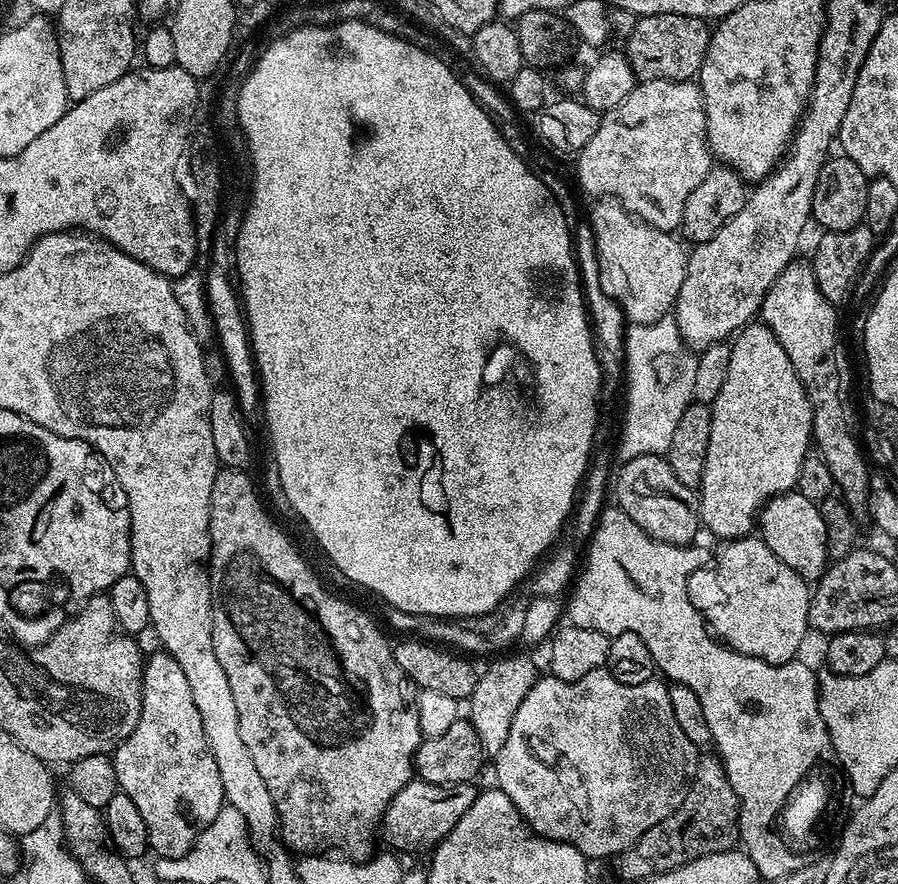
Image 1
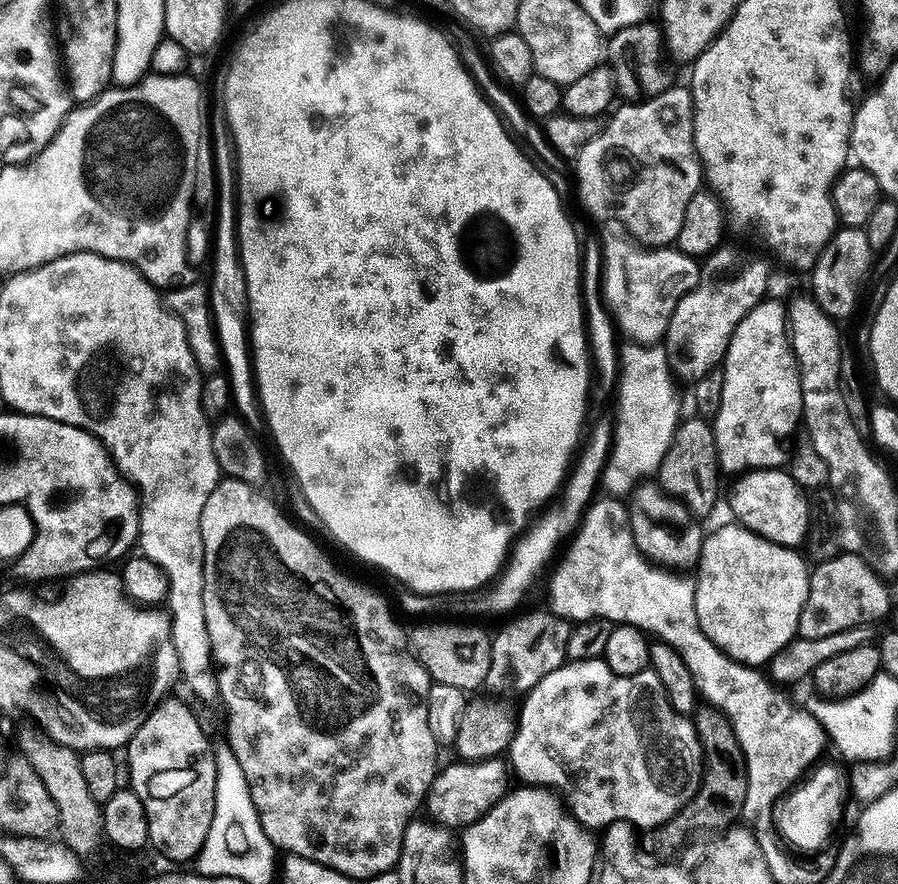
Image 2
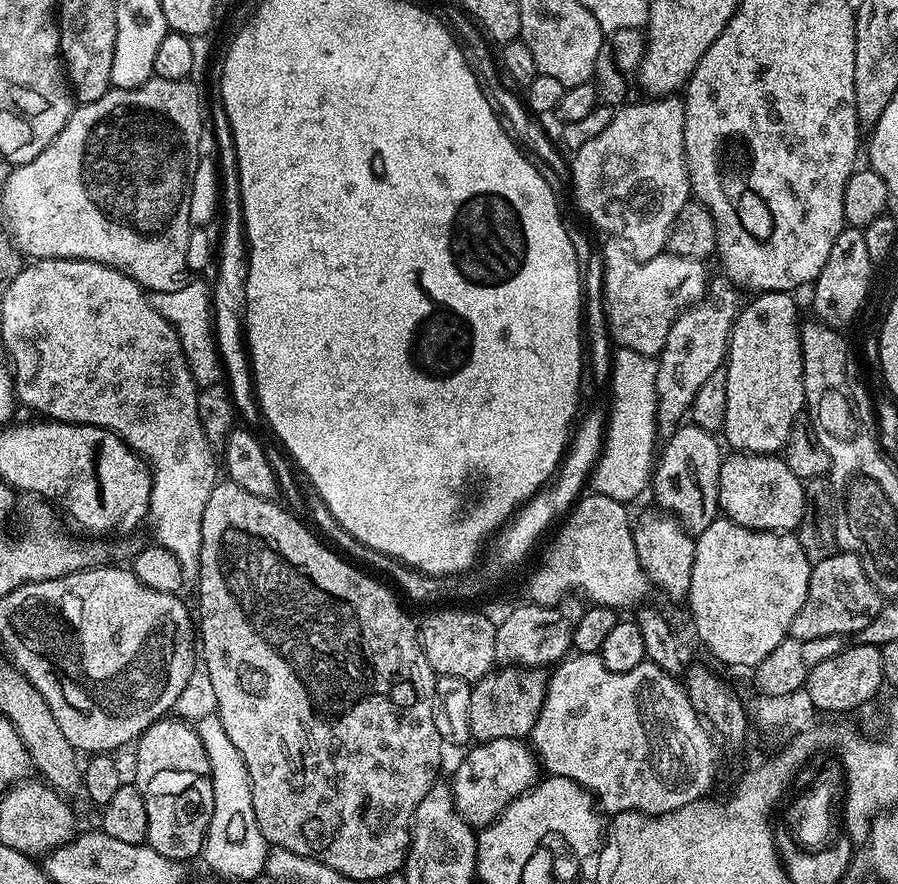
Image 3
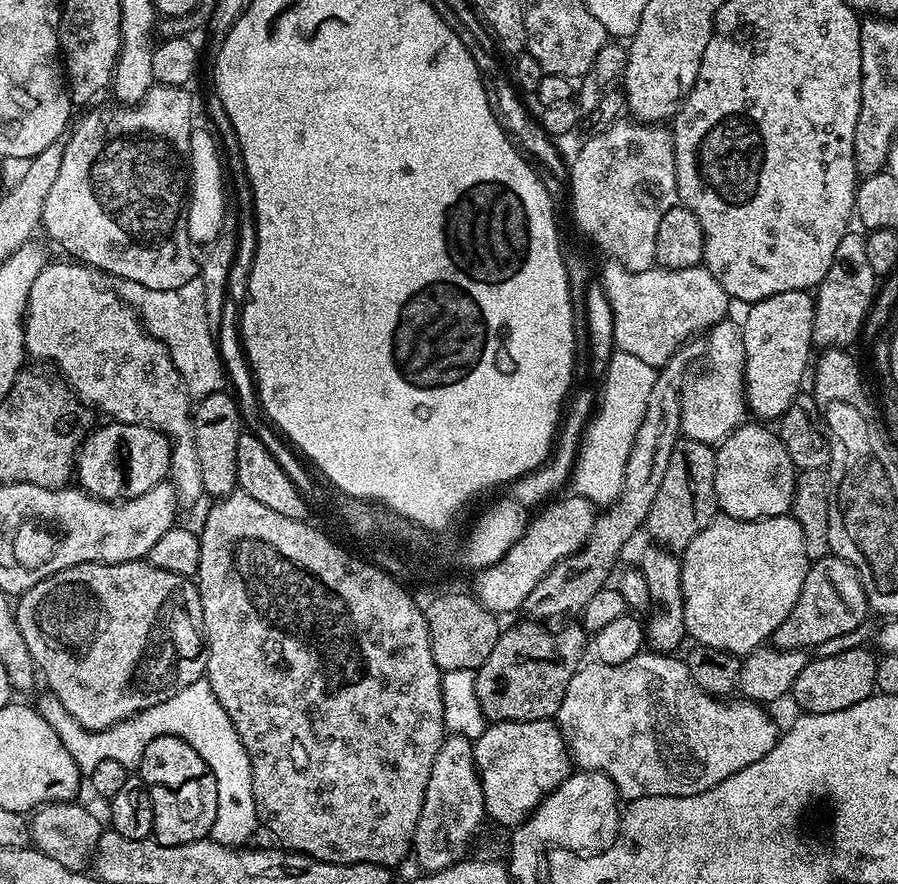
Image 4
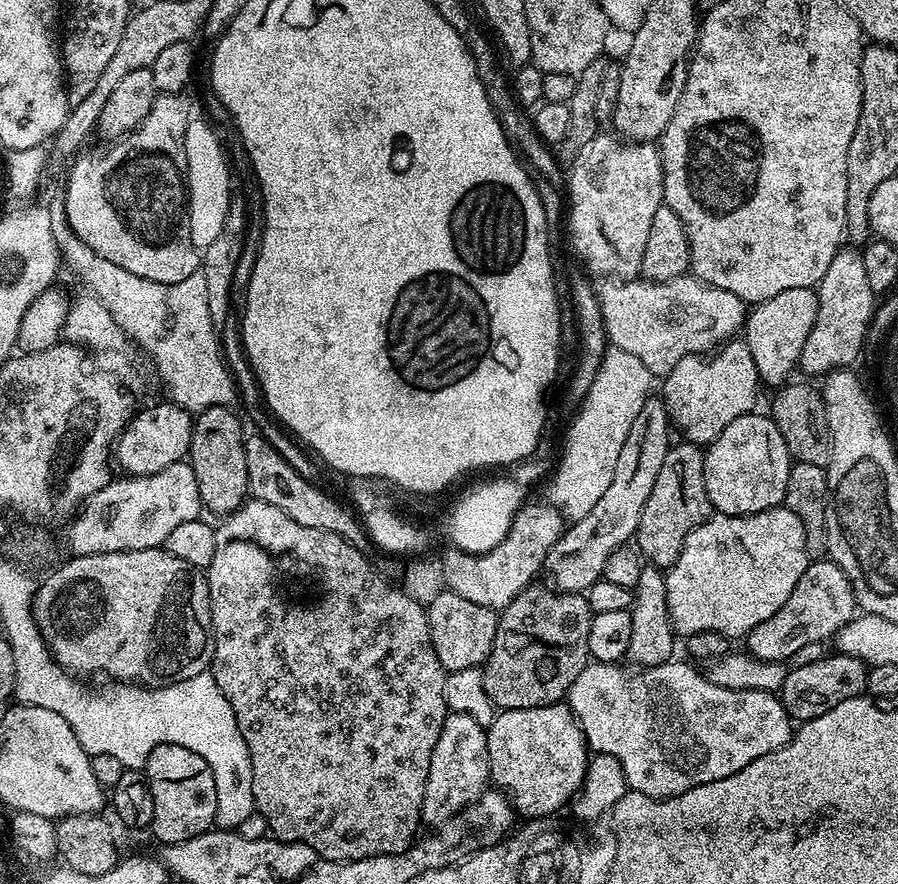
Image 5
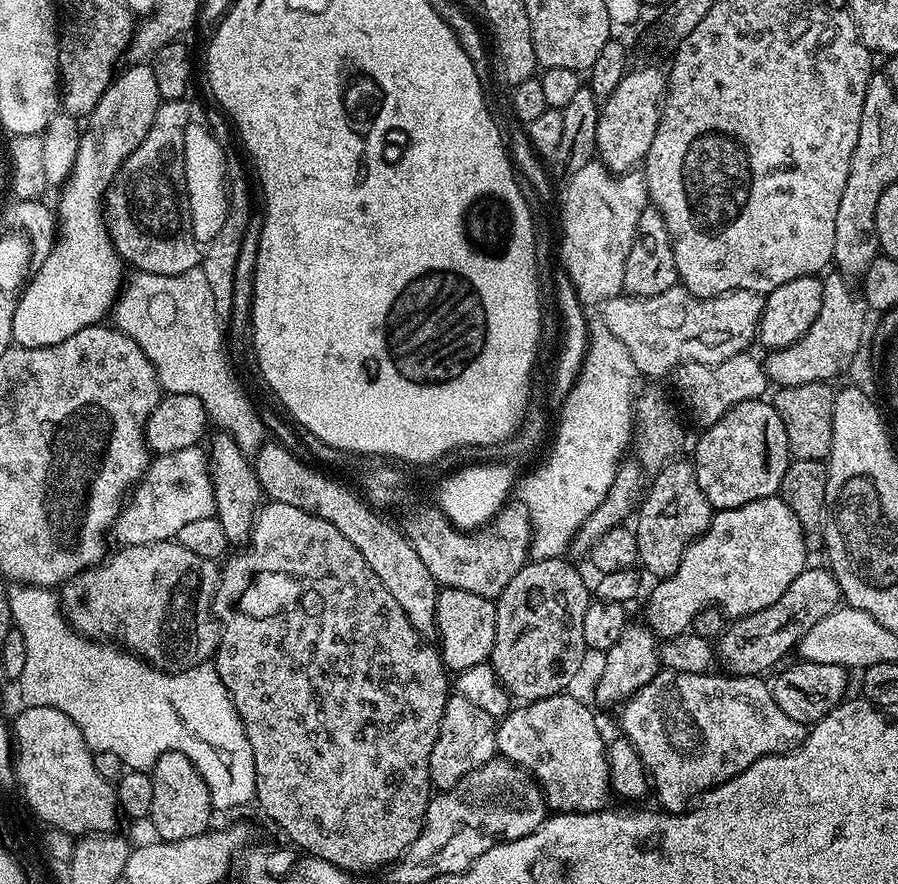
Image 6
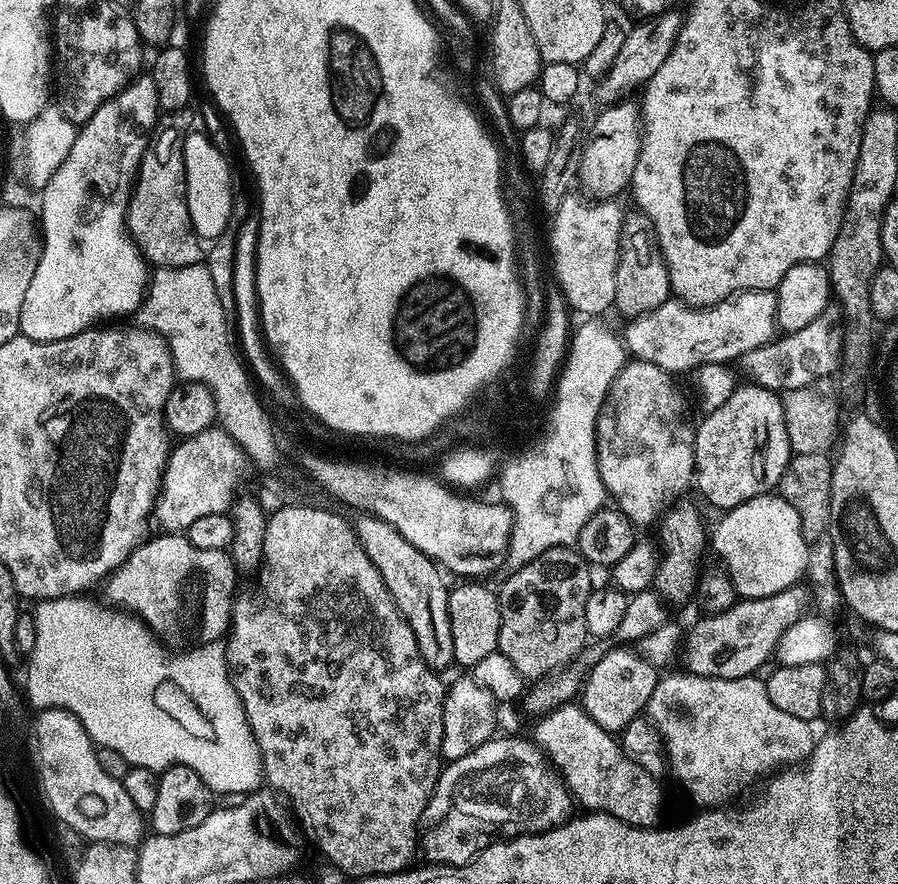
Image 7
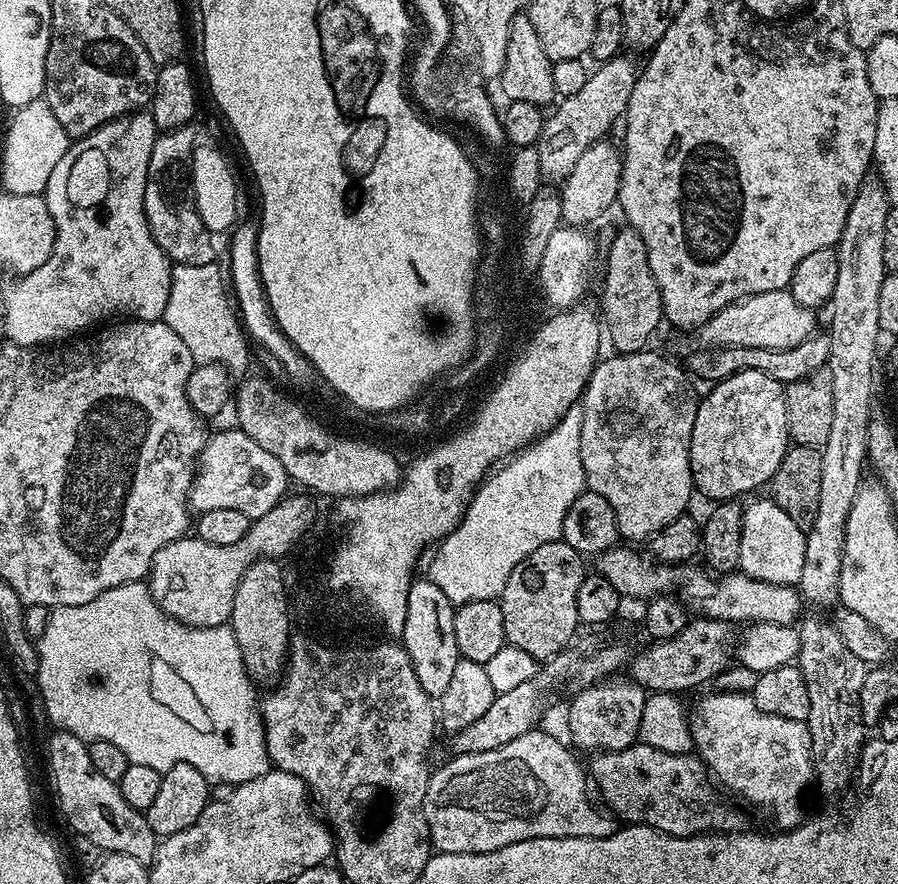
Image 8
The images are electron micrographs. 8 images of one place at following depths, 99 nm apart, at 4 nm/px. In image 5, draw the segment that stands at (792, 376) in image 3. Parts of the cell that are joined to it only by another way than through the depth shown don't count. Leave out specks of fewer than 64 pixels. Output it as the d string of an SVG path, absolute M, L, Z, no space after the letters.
M816 288L782 290L782 294L774 294L774 298L763 300L747 313L742 338L748 343L754 366L758 366L758 374L765 385L783 385L791 377L788 375L792 368L794 372L799 365L802 346L806 346L806 338L810 338L810 330L818 318L816 293Z

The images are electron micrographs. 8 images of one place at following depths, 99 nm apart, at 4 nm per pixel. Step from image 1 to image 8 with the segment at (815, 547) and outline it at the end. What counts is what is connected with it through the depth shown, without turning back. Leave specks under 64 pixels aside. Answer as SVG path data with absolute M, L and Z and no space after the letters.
M742 370L725 380L717 380L708 393L696 405L694 430L690 434L690 470L697 493L719 502L743 498L747 492L760 488L771 481L782 458L788 453L790 441L786 426L785 385L762 370Z

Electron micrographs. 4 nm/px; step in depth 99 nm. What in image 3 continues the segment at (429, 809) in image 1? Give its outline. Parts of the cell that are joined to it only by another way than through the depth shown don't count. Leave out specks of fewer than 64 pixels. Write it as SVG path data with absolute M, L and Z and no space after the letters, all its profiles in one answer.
M498 738L472 747L467 749L469 752L465 754L464 761L457 766L456 773L450 779L450 787L458 814L462 814L473 829L479 830L488 827L510 802L514 802L514 798L537 783L538 757L523 739Z

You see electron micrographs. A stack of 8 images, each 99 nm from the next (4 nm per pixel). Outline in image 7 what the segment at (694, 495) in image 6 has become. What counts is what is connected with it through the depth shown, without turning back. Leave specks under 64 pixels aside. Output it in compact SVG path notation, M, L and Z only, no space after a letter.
M676 502L671 505L670 510L663 513L662 519L659 521L660 540L662 545L662 555L660 558L660 565L656 571L656 583L654 591L661 601L672 604L684 604L688 599L690 601L696 595L697 580L700 579L702 573L702 566L700 566L700 559L704 556L704 548L706 552L706 545L709 543L710 536L706 531L704 533L704 524L700 521L700 512L692 504L680 504L684 502Z

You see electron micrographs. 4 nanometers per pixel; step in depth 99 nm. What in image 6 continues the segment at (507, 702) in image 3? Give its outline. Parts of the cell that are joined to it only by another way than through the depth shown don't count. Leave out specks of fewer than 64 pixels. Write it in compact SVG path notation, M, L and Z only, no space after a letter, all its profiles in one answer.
M555 556L549 560L532 560L522 566L522 570L518 570L518 574L514 574L514 578L510 578L510 583L506 585L506 590L502 590L500 596L495 597L496 602L496 621L498 622L498 630L494 634L494 650L492 651L491 666L494 674L500 680L500 685L508 691L509 697L518 699L520 702L531 702L533 700L544 700L547 696L558 696L565 691L564 688L576 675L580 672L580 667L584 664L584 655L586 649L584 639L582 638L582 621L586 619L586 610L590 603L590 584L584 581L584 576L568 561L568 558Z

